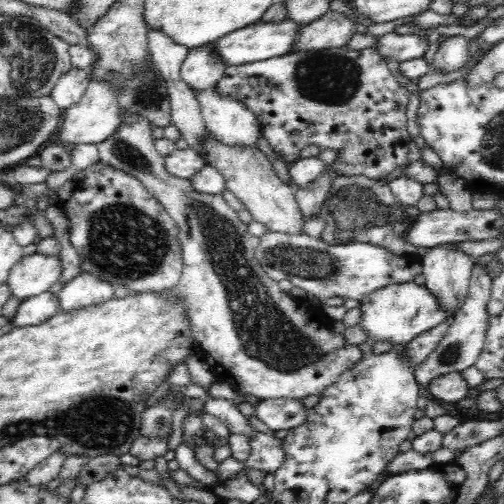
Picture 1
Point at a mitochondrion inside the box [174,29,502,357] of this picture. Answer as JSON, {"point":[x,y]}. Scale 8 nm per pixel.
{"point":[355,207]}

